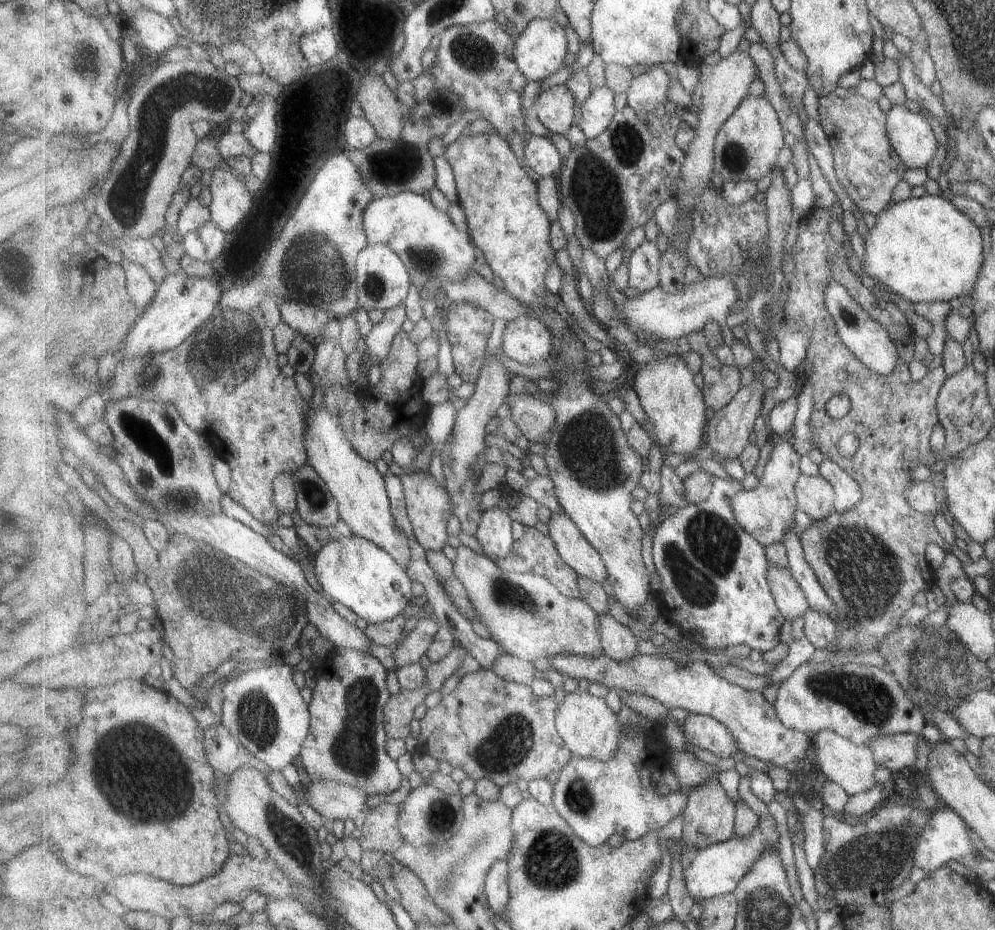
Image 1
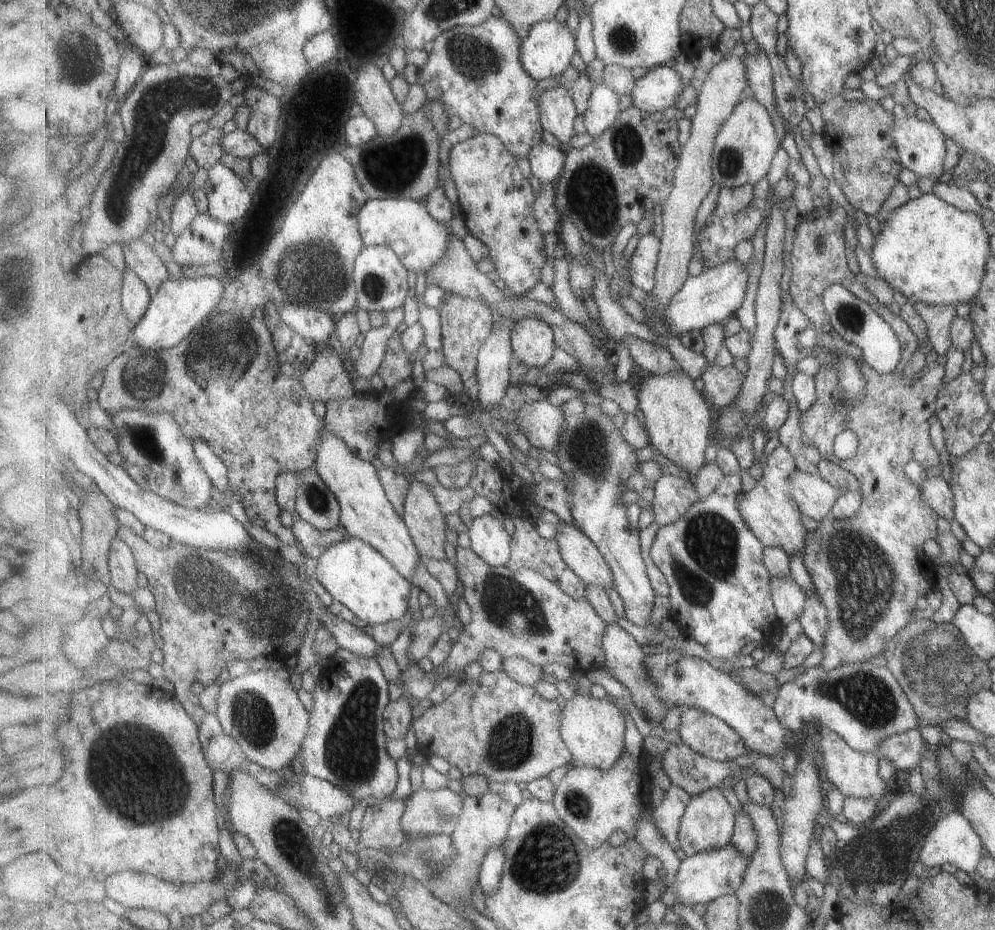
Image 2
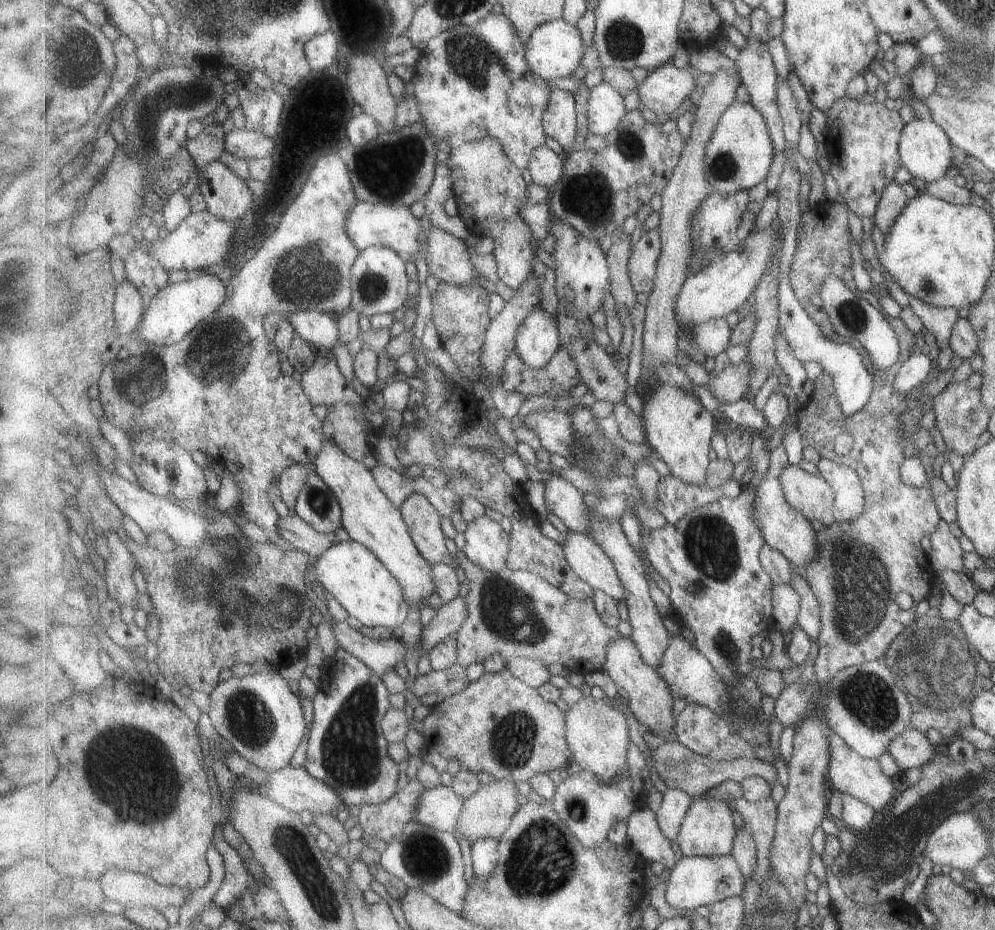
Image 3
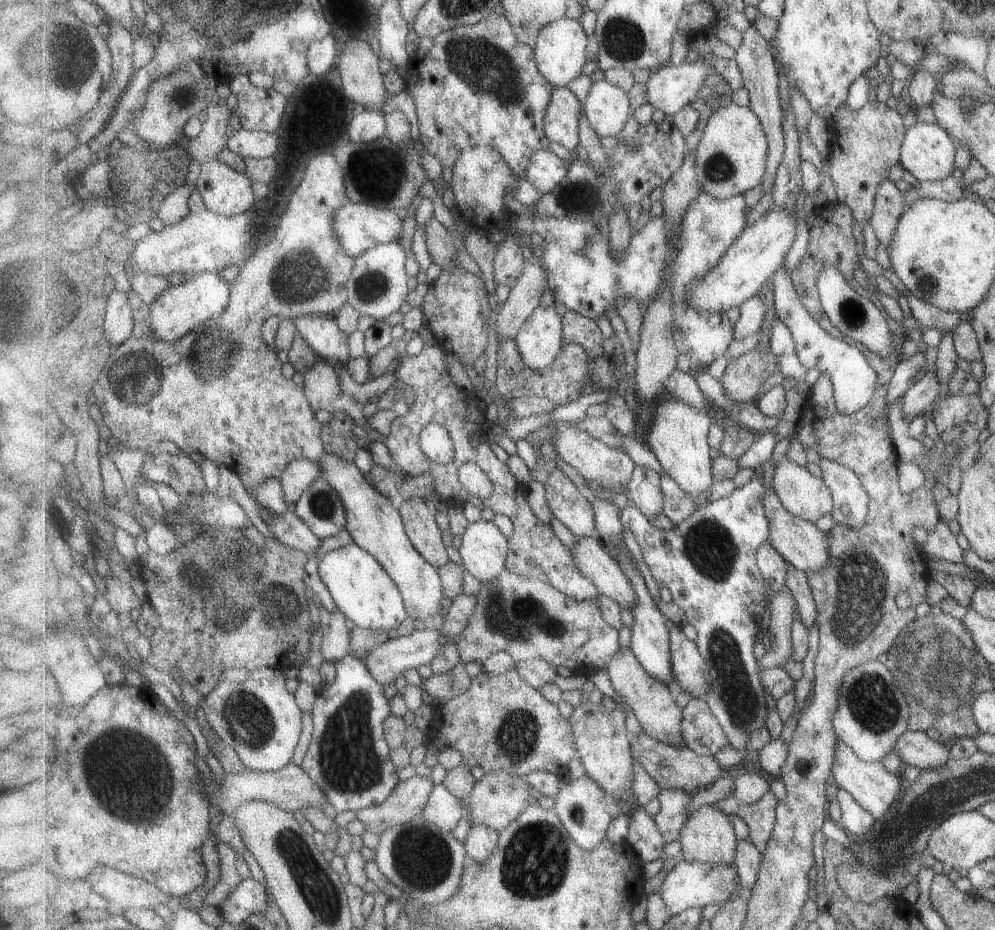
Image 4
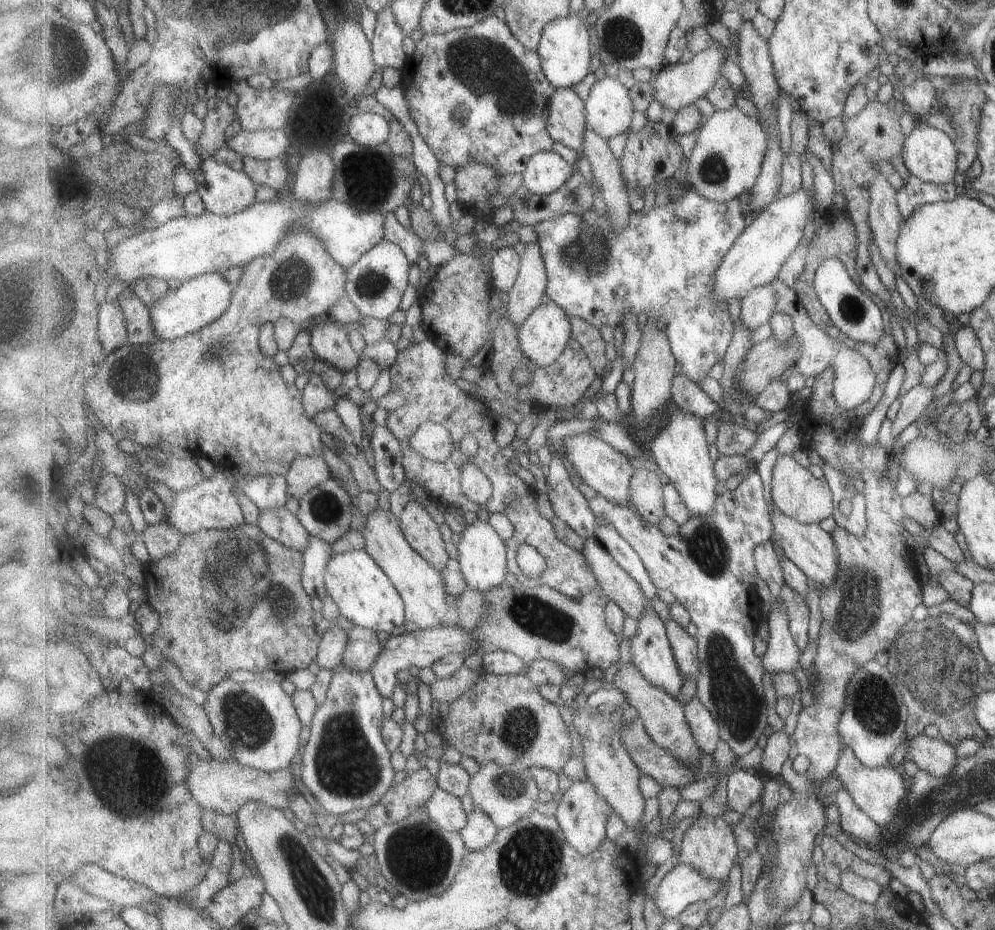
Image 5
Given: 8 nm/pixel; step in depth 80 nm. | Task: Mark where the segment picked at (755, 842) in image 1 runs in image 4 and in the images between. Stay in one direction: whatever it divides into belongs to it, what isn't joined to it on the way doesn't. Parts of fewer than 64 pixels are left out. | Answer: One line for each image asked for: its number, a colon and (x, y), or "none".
2: (702, 877)
3: (695, 881)
4: (689, 884)

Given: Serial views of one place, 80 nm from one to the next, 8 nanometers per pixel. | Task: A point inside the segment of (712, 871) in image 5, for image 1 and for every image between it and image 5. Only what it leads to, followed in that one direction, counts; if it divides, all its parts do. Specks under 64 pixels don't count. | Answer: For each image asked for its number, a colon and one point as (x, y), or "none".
1: (709, 819)
2: (709, 821)
3: (708, 830)
4: (708, 836)

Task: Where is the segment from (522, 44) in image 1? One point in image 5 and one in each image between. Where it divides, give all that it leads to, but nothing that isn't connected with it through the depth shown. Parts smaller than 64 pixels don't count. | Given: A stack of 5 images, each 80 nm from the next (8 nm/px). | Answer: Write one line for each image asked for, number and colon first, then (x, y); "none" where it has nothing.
2: (547, 51)
3: (556, 48)
4: (561, 51)
5: (564, 49)

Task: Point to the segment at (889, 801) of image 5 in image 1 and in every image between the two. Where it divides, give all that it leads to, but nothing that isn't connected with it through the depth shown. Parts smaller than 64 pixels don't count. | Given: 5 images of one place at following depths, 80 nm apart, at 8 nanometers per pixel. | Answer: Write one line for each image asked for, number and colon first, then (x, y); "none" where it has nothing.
1: (851, 767)
2: (856, 773)
3: (849, 772)
4: (876, 789)

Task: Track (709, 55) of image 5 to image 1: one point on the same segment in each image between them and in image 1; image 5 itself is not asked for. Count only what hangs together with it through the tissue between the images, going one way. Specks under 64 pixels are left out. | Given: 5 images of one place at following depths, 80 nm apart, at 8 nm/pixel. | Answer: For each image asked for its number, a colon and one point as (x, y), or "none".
1: (648, 91)
2: (659, 89)
3: (665, 89)
4: (670, 88)

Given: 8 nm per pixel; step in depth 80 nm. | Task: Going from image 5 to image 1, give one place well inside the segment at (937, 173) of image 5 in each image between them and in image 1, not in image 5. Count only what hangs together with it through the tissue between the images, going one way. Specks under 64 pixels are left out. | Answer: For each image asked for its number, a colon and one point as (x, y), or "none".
1: (912, 137)
2: (919, 142)
3: (924, 150)
4: (927, 152)

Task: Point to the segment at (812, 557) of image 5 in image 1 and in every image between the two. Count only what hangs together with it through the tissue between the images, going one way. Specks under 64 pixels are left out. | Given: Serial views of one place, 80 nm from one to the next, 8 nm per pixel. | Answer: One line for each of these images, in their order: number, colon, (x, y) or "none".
1: (767, 512)
2: (769, 509)
3: (785, 529)
4: (803, 545)

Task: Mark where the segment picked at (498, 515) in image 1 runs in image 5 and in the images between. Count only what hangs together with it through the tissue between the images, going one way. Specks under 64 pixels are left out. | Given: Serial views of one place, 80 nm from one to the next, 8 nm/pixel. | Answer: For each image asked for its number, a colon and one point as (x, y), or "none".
2: (490, 540)
3: (487, 544)
4: (484, 551)
5: (483, 555)

